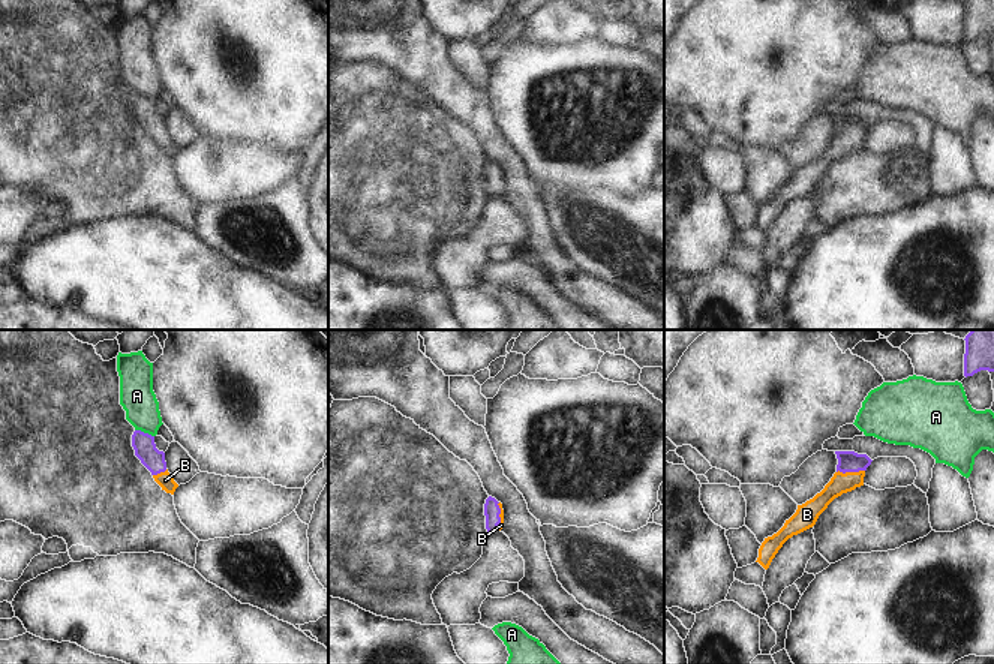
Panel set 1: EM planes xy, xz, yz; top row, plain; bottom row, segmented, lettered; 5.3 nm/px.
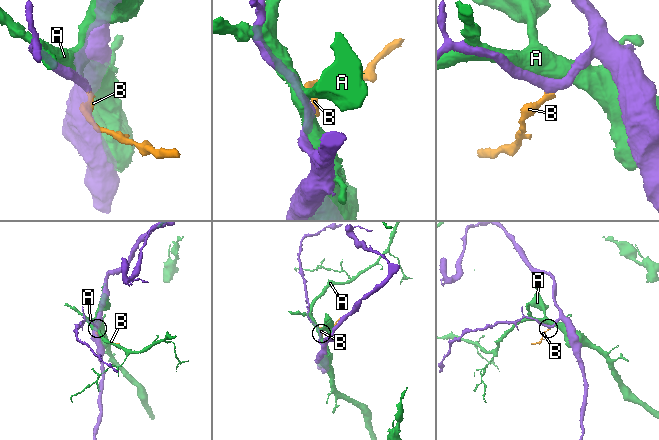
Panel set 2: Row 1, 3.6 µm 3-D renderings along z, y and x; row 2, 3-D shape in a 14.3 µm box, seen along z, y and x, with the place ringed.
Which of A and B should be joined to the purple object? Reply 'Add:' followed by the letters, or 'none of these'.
Add: B

